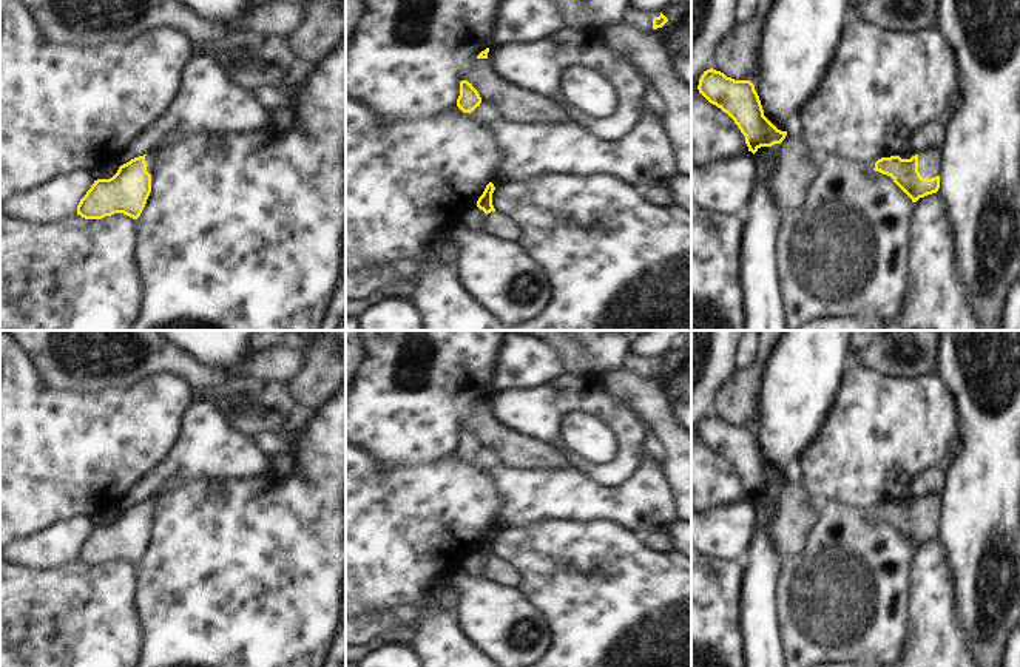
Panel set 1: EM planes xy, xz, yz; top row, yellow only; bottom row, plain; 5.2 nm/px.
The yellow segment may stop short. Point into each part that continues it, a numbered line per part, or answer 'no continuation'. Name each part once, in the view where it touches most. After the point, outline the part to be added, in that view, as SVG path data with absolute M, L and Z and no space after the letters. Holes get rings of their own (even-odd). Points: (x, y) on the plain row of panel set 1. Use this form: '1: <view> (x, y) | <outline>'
1: yz (929, 507) | M927 494L918 499L918 517L921 523L932 525L940 520L943 494Z

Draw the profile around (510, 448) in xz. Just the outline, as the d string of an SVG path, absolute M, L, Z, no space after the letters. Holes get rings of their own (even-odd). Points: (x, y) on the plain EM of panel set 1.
M471 405L461 426L468 426L495 463L520 469L572 469L551 445L502 425L488 405Z

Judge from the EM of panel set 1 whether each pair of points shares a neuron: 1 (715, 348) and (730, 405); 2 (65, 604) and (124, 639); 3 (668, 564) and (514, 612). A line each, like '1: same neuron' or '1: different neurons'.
1: different neurons
2: same neuron
3: different neurons

